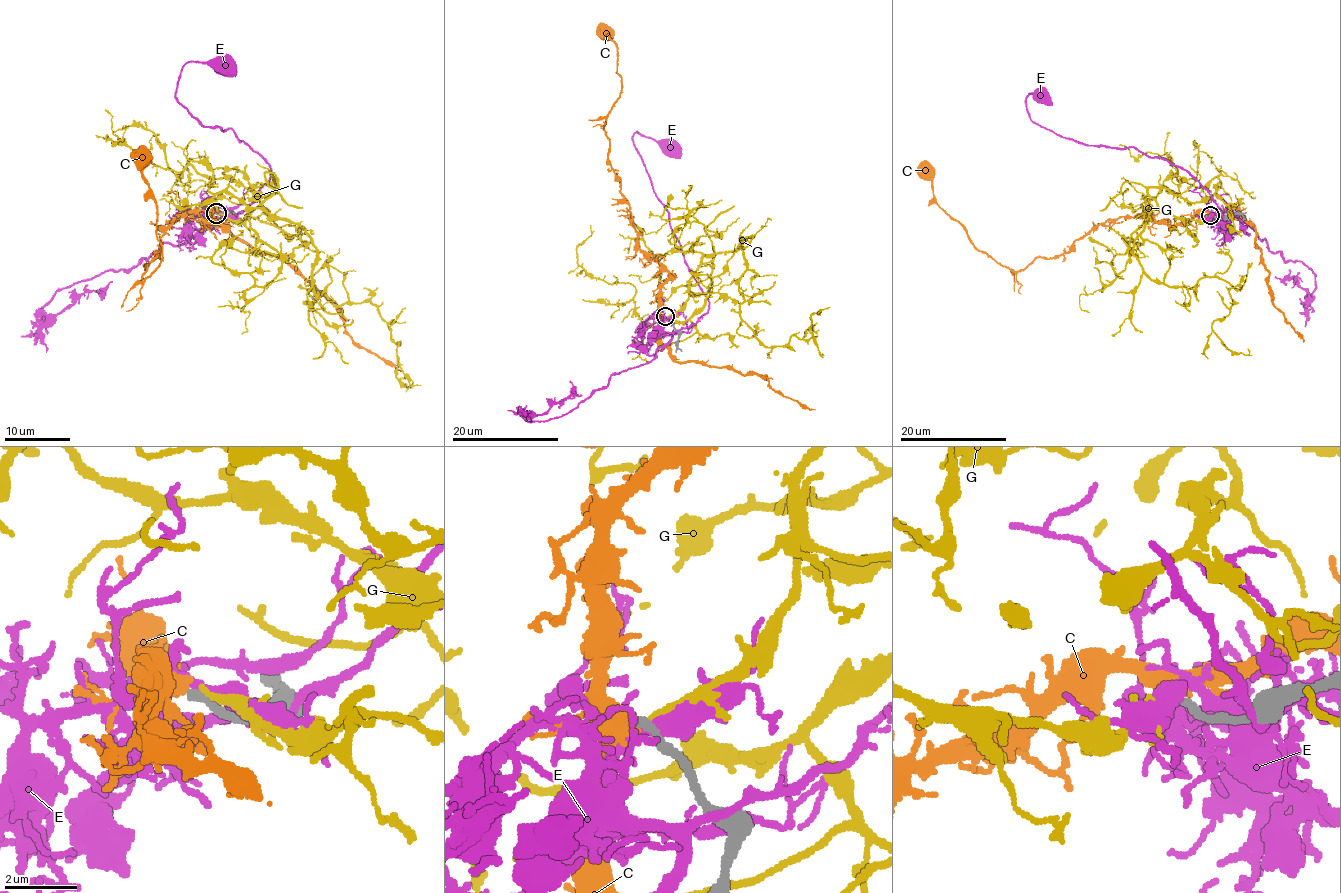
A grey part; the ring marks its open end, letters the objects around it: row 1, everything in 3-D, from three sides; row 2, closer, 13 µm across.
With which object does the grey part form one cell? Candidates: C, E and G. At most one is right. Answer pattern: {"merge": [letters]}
{"merge": []}

